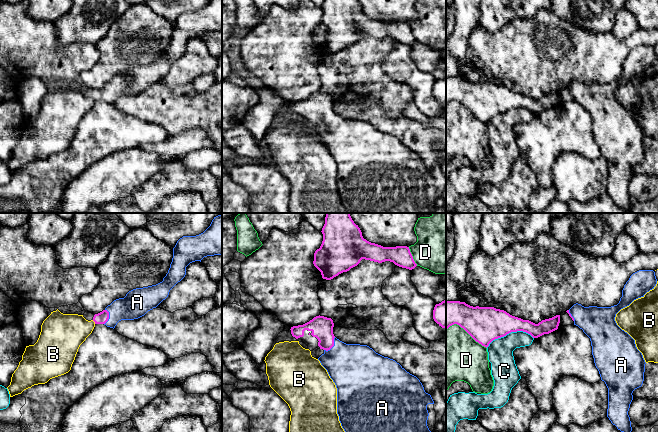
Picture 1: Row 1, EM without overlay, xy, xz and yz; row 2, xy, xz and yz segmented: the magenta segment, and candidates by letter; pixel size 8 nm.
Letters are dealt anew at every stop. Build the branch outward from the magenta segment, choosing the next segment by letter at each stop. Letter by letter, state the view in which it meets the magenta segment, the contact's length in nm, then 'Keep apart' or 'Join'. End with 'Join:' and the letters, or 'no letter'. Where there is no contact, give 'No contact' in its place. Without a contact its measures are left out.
A: Touches magenta in xz. Shared border 140 nm. Join
B: Touches magenta in xy. Shared border 40 nm. Keep apart
C: Touches magenta in yz. Shared border 400 nm. Keep apart
D: Touches magenta in yz. Shared border 360 nm. Keep apart
Join: A

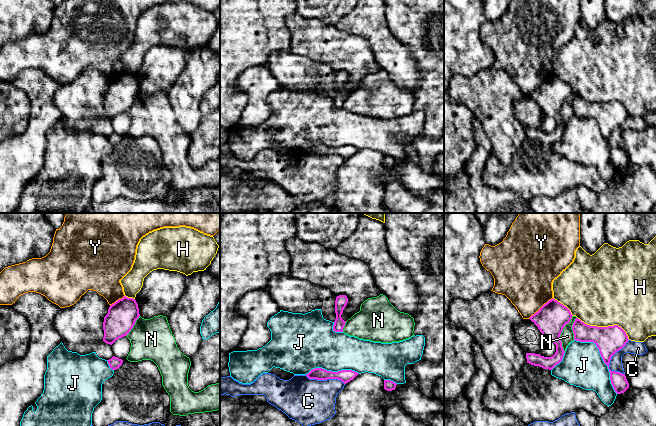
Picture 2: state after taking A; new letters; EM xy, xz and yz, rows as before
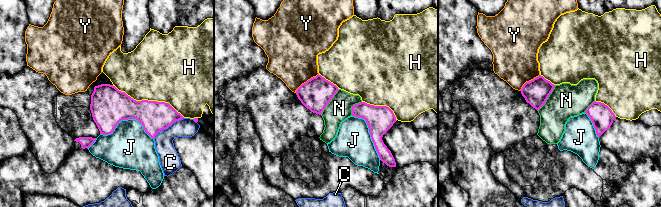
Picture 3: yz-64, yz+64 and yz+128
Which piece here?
C: Touches magenta in yz. Shared border 300 nm. Keep apart
H: Touches magenta in yz. Shared border 460 nm. Keep apart
J: Touches magenta in yz. Shared border 550 nm. Keep apart
N: Touches magenta in yz. Shared border 300 nm. Keep apart
Y: Touches magenta in yz. Shared border 260 nm. Keep apart
Join: no letter

